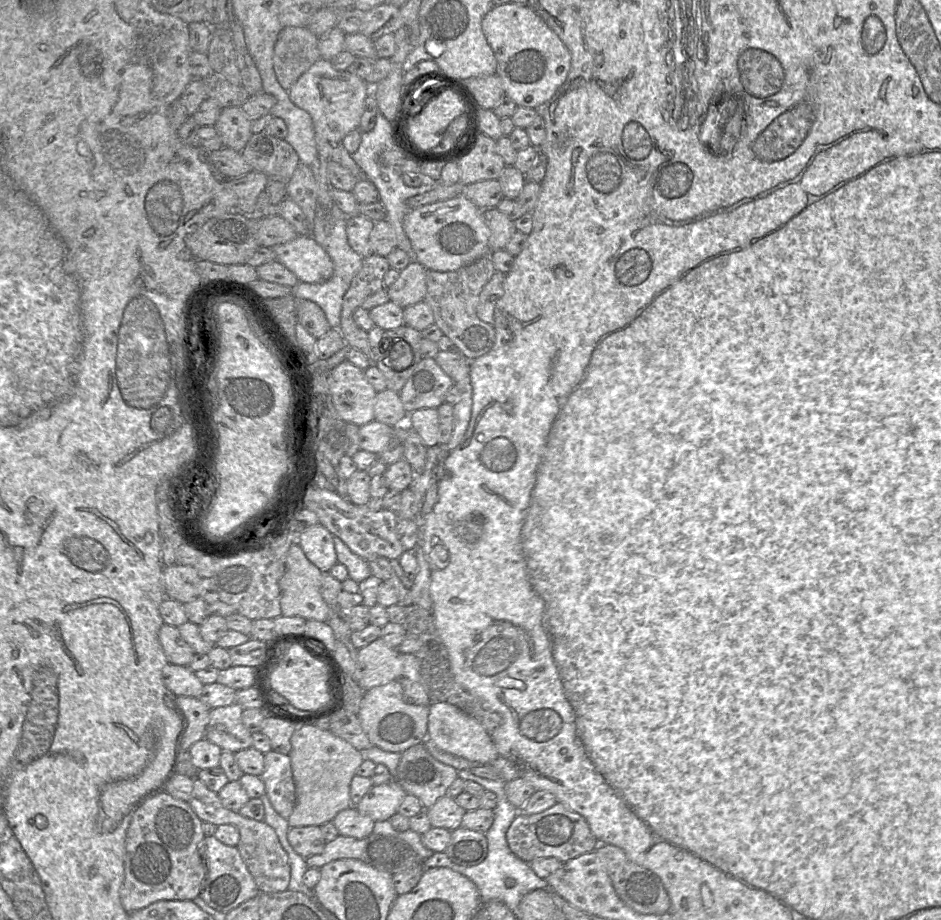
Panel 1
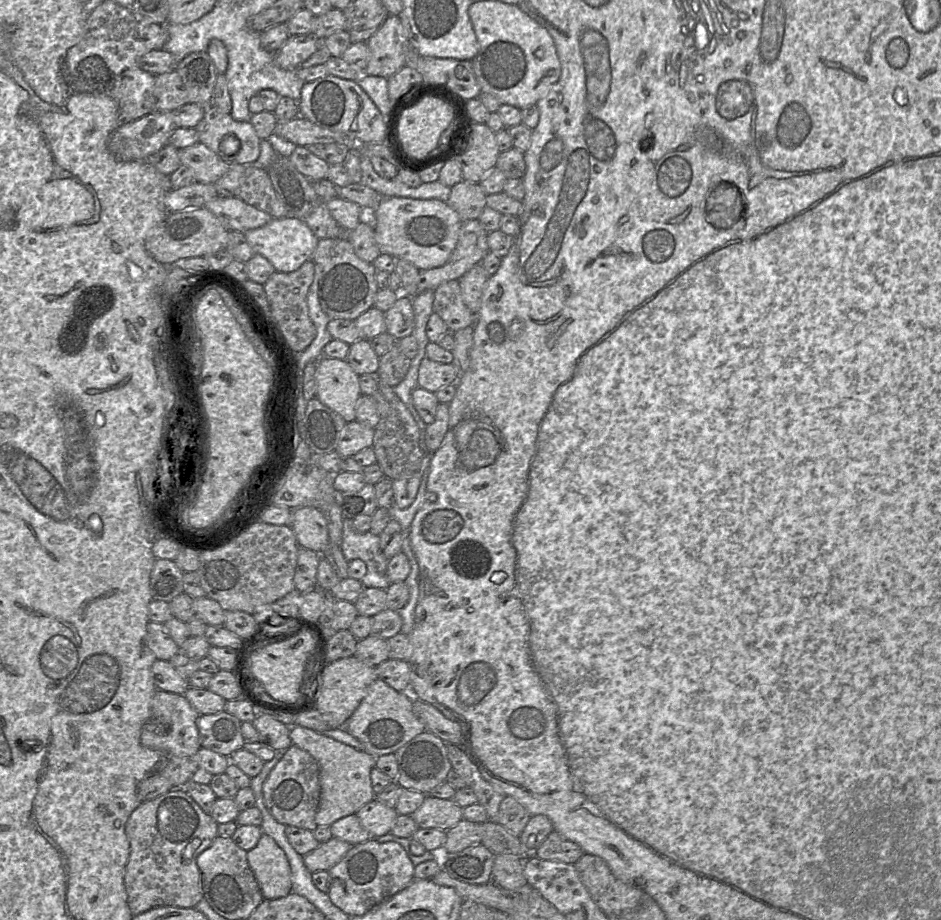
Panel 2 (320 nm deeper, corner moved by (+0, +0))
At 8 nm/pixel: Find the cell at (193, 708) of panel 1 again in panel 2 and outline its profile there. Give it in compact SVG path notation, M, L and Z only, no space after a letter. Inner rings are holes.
M157 690L152 700L150 716L141 731L141 744L157 753L155 770L167 778L173 788L185 788L199 768L198 751L202 747L197 727L199 713L184 694Z

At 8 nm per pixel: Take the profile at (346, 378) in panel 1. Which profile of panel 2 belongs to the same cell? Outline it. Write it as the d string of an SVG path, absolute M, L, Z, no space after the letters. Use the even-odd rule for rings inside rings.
M322 356L317 361L315 371L316 398L332 411L339 414L346 423L355 420L356 404L362 395L359 387L359 375L346 360Z

